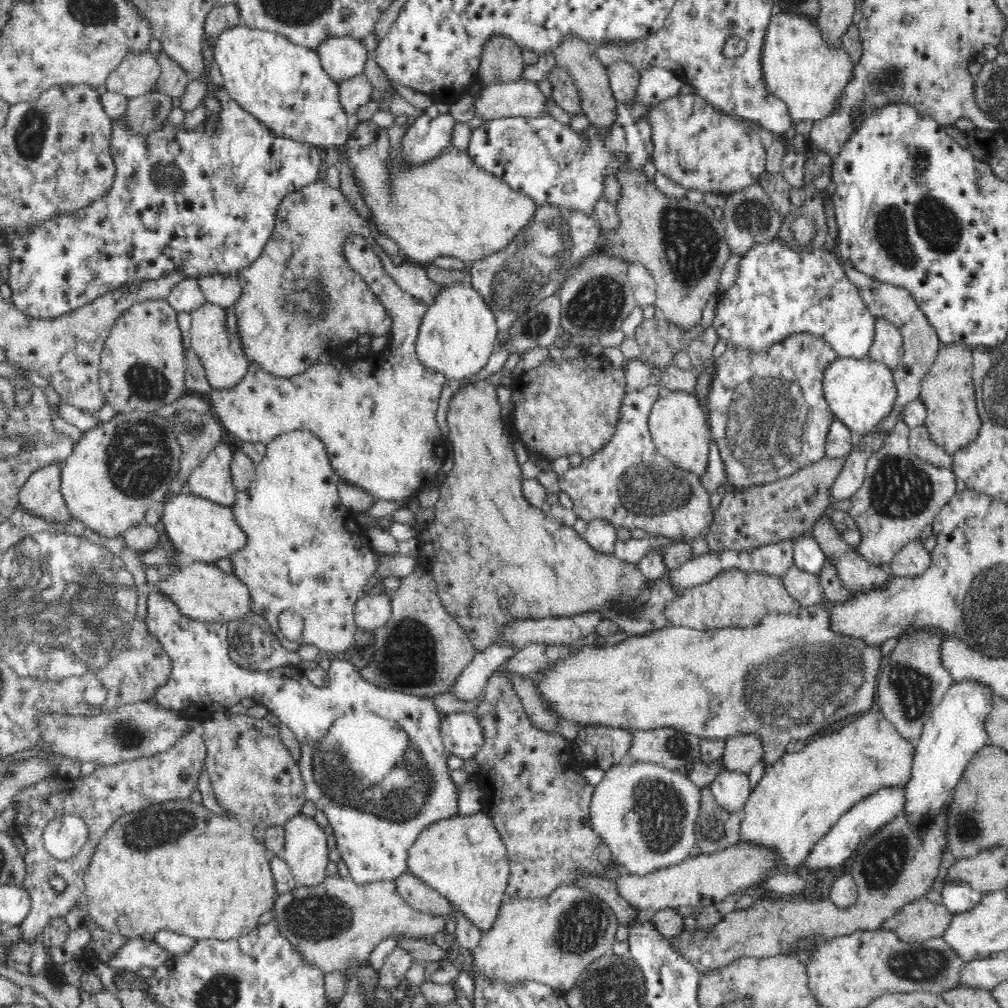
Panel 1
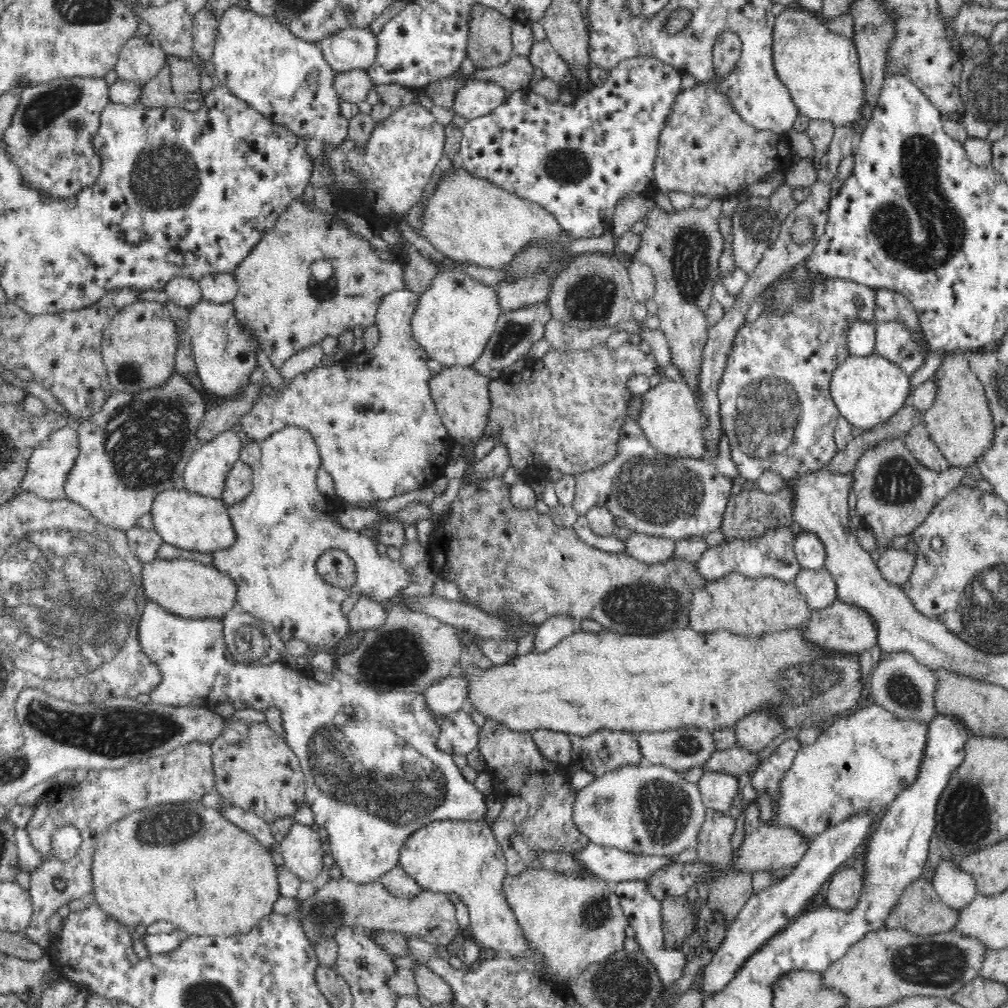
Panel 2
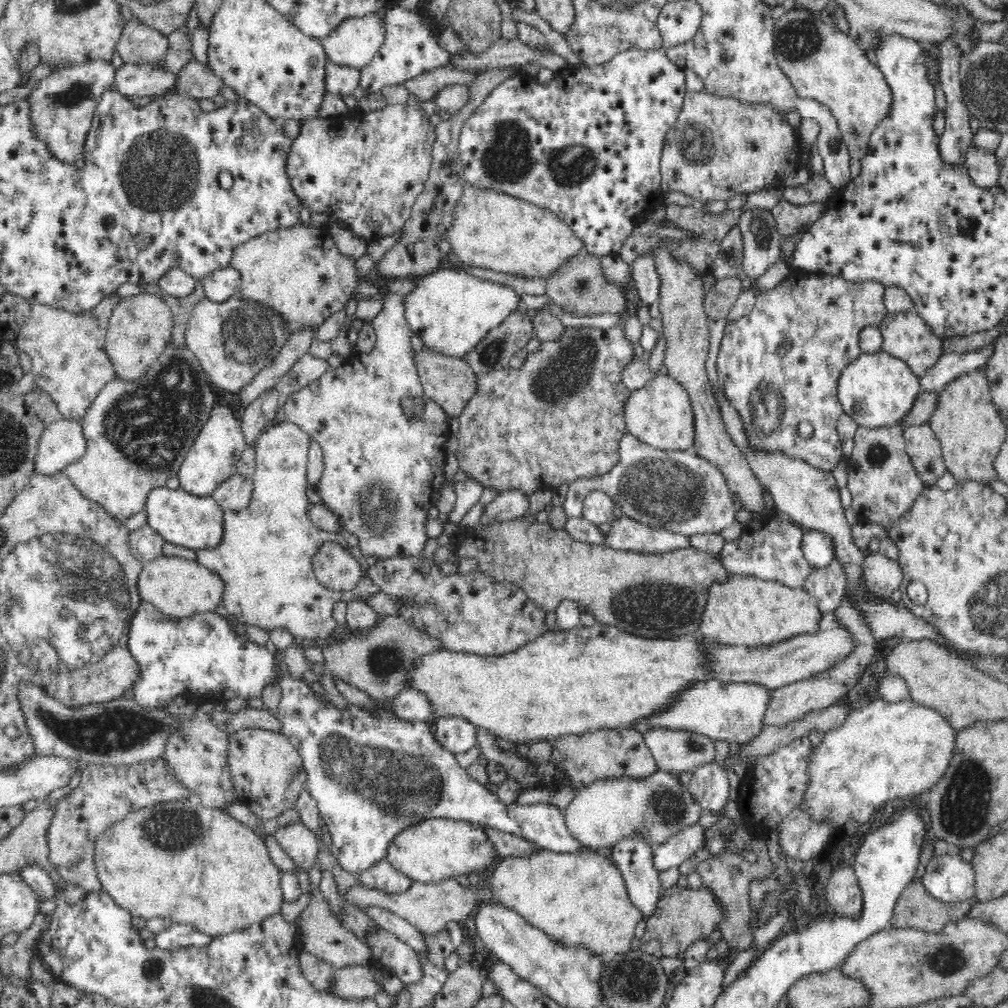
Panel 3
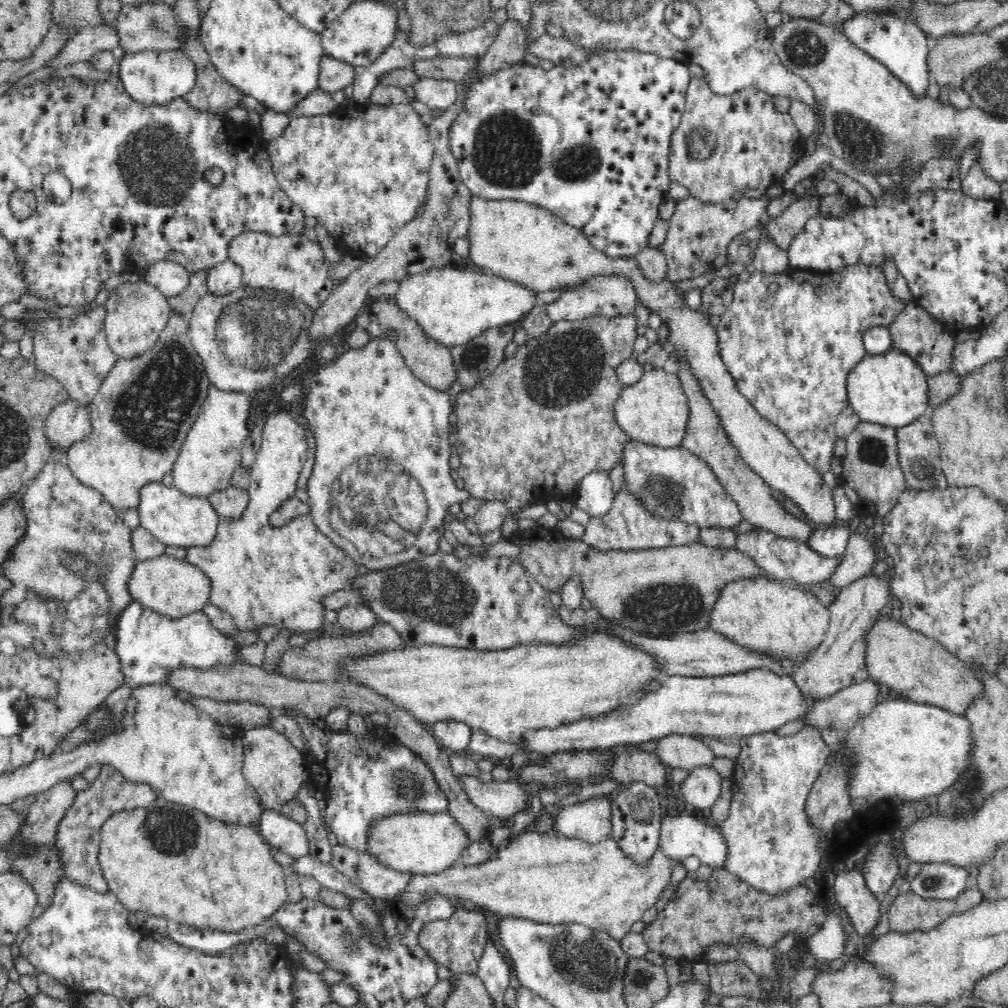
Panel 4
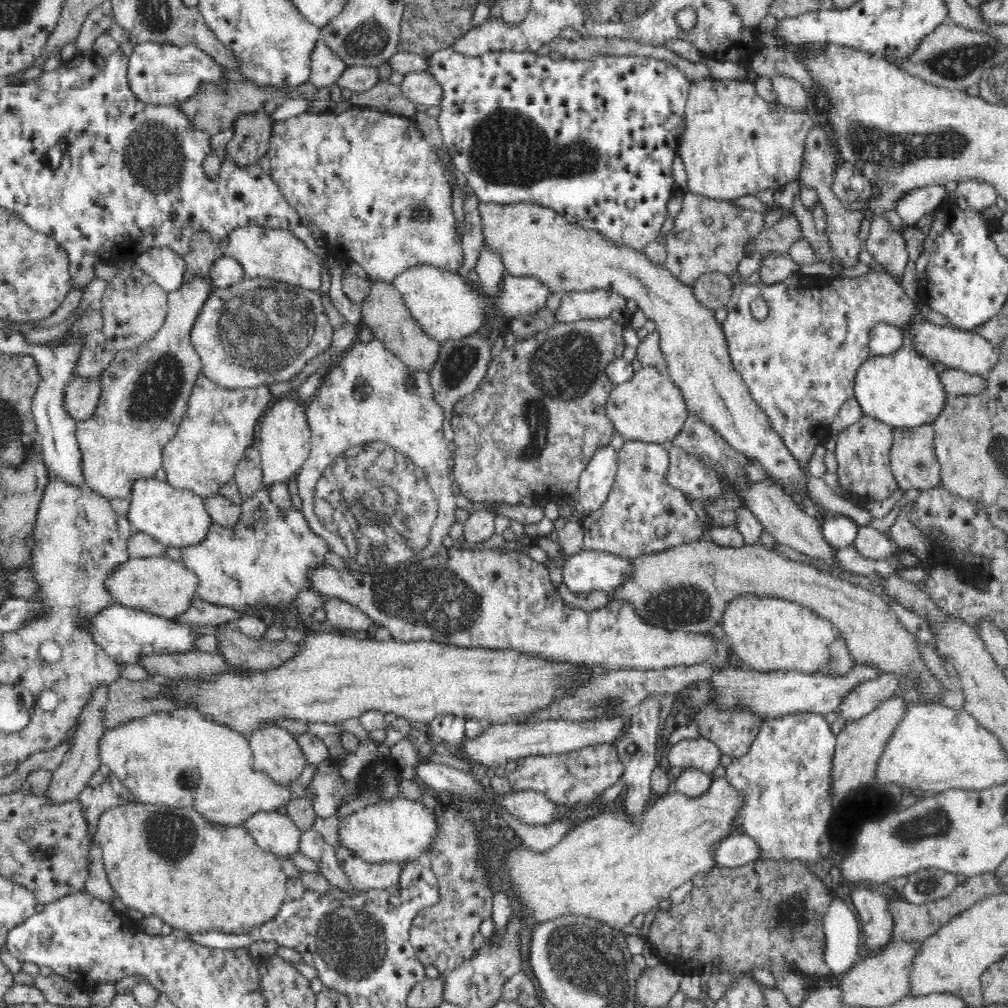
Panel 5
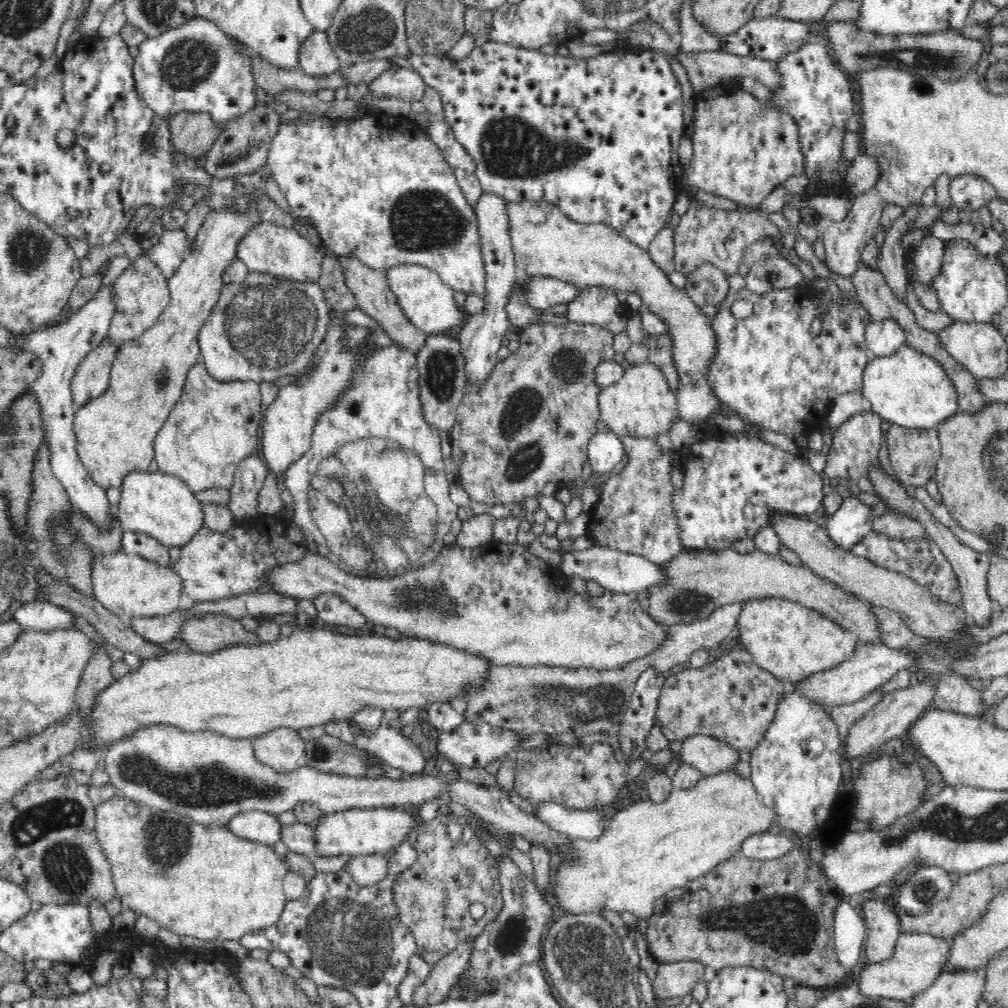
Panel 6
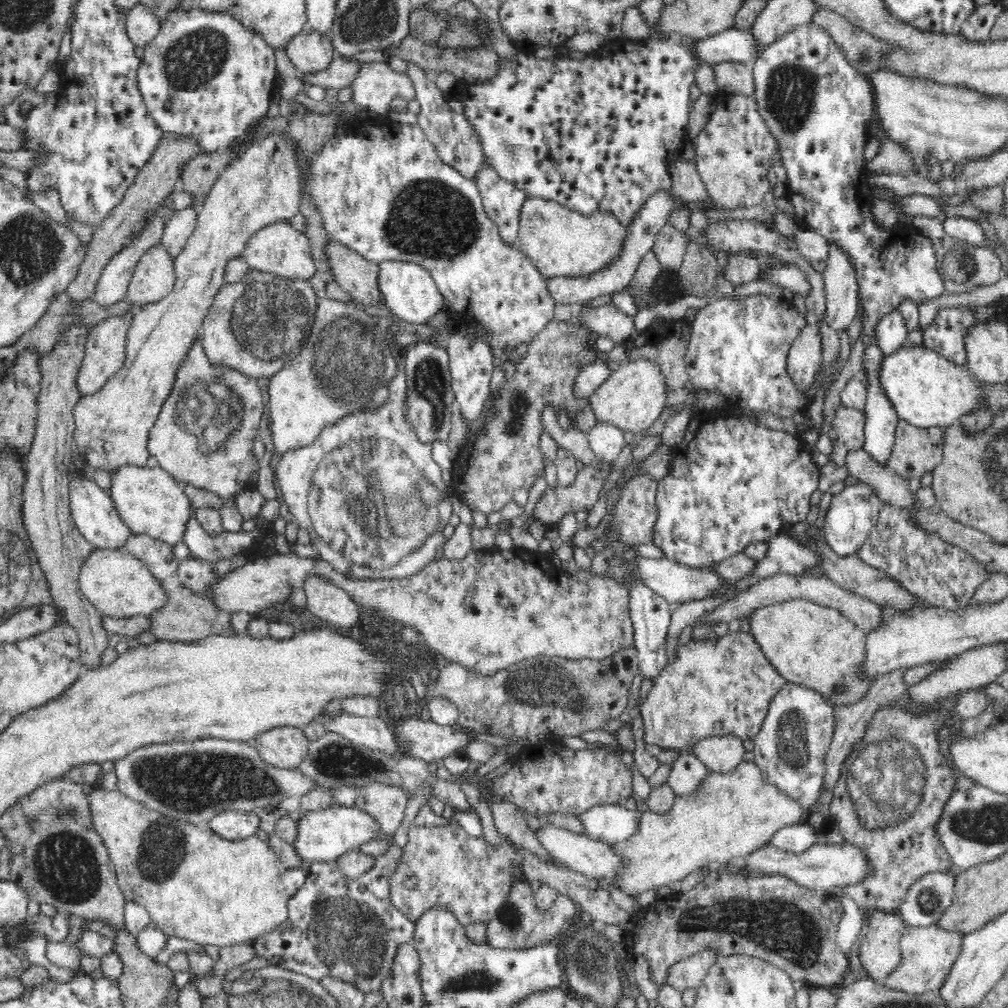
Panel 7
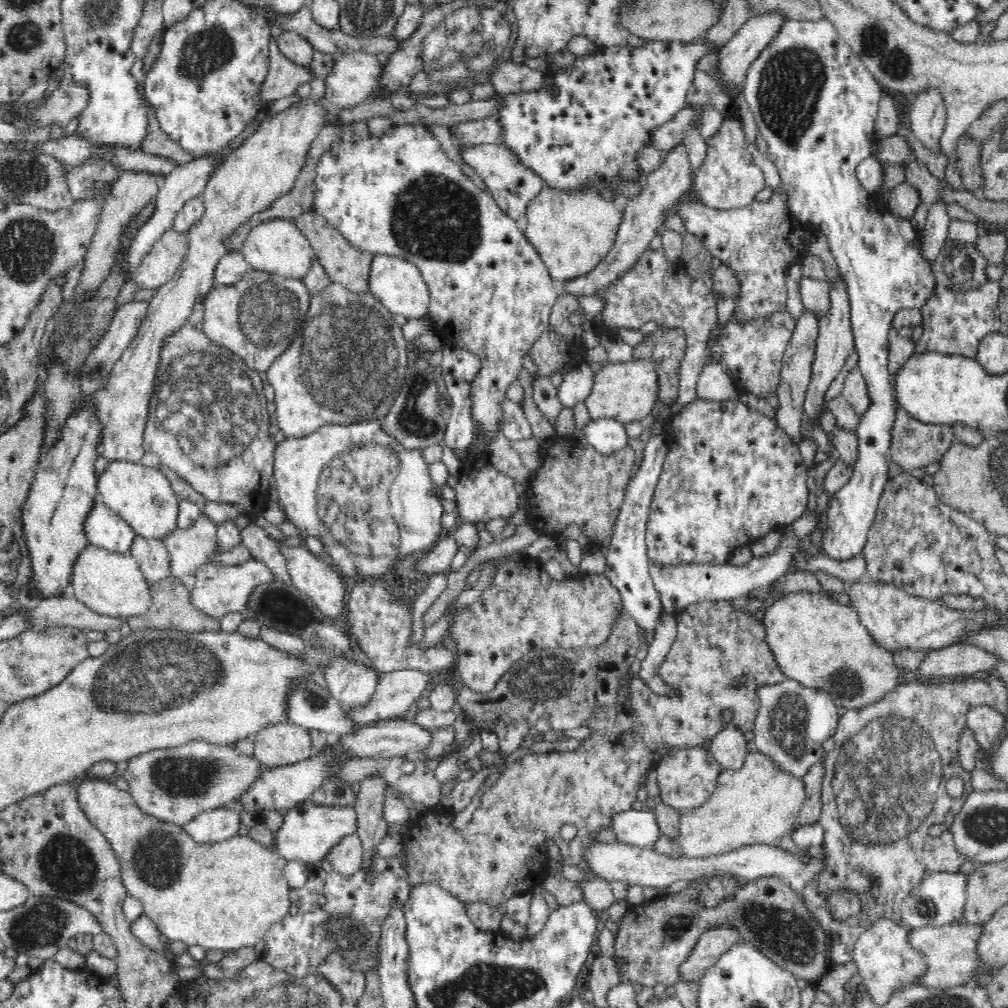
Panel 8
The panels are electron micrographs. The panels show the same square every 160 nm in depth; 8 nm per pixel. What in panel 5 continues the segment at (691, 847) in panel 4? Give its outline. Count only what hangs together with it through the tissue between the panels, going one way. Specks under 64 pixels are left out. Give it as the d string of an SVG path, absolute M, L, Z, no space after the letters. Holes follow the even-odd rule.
M736 832L716 846L716 864L724 867L740 867L762 858L762 847L748 833Z

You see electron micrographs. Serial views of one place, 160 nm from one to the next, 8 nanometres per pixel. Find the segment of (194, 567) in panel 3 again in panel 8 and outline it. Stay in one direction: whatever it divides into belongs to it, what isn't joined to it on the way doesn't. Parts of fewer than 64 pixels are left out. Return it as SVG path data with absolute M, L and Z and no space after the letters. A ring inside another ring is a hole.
M90 545L74 563L70 587L84 606L106 617L131 618L146 614L152 602L149 584L130 551L117 553Z

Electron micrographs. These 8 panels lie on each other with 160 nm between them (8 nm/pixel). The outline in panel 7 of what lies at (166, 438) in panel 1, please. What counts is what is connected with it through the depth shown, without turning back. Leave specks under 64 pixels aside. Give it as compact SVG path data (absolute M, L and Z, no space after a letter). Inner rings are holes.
M284 130L280 134L270 134L270 136L254 138L250 140L248 146L244 147L240 154L236 155L218 175L218 178L214 181L214 184L209 188L209 191L205 194L201 206L198 208L198 216L196 226L192 231L192 234L188 237L188 240L184 243L184 248L178 253L175 258L176 266L176 280L172 292L168 296L164 296L161 300L156 302L150 302L142 306L141 309L134 312L133 322L131 323L130 329L127 333L126 343L126 360L124 366L118 372L115 372L105 383L98 392L93 393L89 396L81 398L80 403L76 404L74 410L75 423L77 428L75 429L74 449L80 452L80 455L84 456L87 460L88 466L91 470L102 469L106 470L110 474L114 472L119 466L122 465L136 465L139 467L146 467L147 458L150 456L149 450L147 449L147 438L151 428L153 427L154 421L157 419L158 413L164 404L164 400L168 398L171 393L171 386L175 379L175 372L178 365L184 360L185 354L189 349L191 343L199 338L201 334L201 326L203 319L205 318L206 310L210 308L210 304L215 300L218 290L225 284L225 268L228 261L232 258L238 258L241 256L248 242L248 239L261 228L264 228L267 224L272 224L278 221L288 221L292 216L299 212L300 199L301 199L301 186L300 180L302 178L301 172L298 168L298 153L299 150L298 140L290 134L290 131Z

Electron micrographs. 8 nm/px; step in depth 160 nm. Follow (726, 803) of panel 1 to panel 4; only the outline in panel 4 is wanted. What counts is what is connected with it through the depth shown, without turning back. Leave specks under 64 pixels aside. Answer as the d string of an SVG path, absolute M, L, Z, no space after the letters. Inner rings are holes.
M697 767L680 784L680 793L697 812L706 812L720 796L722 778L713 767Z

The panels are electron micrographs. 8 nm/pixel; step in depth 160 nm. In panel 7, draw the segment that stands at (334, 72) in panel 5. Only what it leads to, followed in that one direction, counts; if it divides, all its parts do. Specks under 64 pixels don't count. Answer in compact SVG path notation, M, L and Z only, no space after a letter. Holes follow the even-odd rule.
M312 30L307 34L295 34L284 47L290 62L302 72L322 70L331 64L334 55L329 33Z

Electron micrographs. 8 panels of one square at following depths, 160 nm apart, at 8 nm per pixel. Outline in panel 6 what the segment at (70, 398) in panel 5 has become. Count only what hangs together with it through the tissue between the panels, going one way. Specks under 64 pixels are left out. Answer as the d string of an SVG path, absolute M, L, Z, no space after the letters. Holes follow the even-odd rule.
M105 337L85 354L76 367L71 380L71 396L80 407L108 390L110 372L119 347L116 341Z

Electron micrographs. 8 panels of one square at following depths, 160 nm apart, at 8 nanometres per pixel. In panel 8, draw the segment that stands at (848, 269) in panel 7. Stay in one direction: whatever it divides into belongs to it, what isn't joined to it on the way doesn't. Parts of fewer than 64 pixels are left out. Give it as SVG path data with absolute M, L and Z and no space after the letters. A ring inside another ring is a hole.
M839 278L838 283L830 286L833 308L828 312L828 316L822 318L818 324L811 377L804 398L803 413L811 423L821 418L820 414L824 412L824 404L826 404L828 386L834 382L835 377L838 376L840 370L844 368L845 360L850 356L850 353L855 347L849 316L850 302L848 301L848 293L846 293L846 288L844 287L844 280Z

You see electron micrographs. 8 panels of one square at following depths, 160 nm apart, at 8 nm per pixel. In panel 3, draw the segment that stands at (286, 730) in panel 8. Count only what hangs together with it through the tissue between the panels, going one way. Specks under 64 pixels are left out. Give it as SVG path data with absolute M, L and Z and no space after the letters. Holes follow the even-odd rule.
M246 727L233 732L228 740L227 766L240 803L266 824L293 809L300 792L306 789L307 773L297 749L282 732L270 728Z

